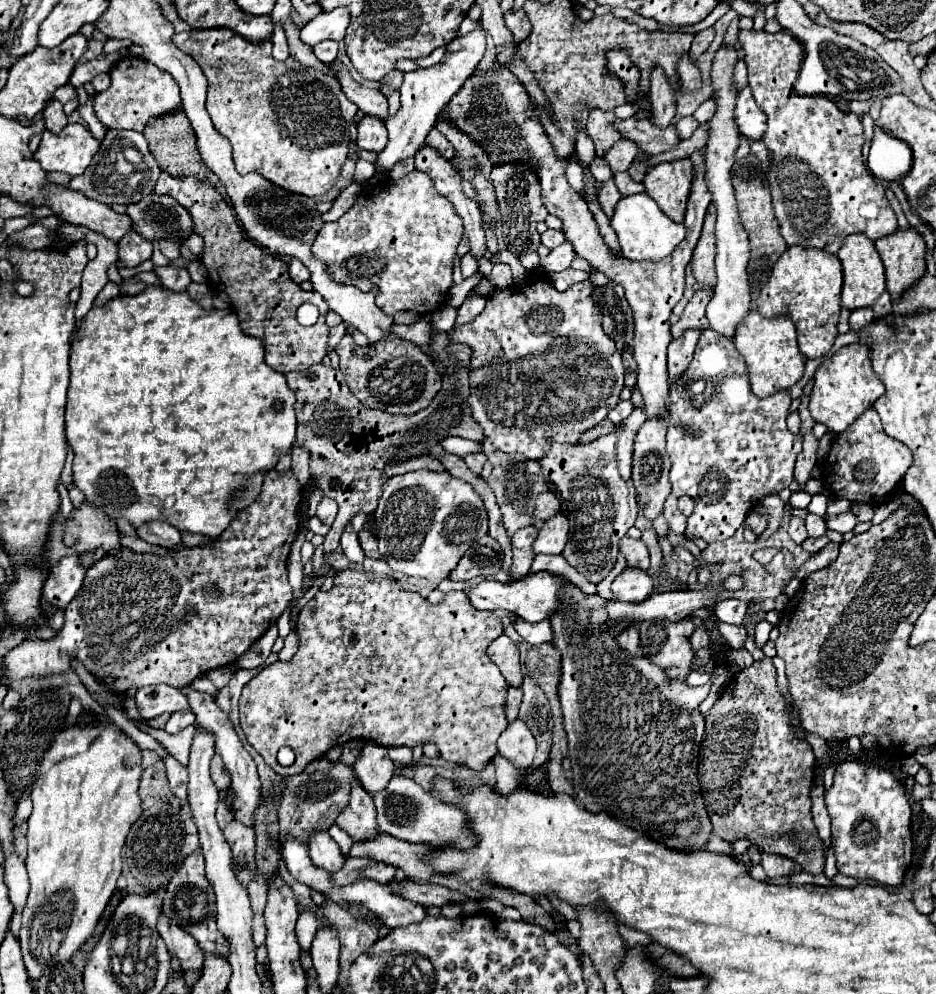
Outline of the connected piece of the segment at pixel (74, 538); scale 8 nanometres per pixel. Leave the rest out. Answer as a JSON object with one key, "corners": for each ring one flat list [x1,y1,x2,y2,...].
{"corners":[[83,504,81,508,73,510,71,518,67,520,63,540,79,554,95,552,97,548,103,548,105,554,123,550,117,534,117,524,105,518,105,512,93,508,91,504]]}

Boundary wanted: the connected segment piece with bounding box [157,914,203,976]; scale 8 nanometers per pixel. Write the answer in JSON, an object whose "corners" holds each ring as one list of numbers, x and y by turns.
{"corners":[[163,914,157,922,157,930,159,930,163,942,167,944,169,954,179,960,179,964,181,964,179,972,183,976,189,972,201,972,203,970,203,950,199,948,197,940,193,940,193,936,189,936,181,928,177,928,177,924,173,924]]}

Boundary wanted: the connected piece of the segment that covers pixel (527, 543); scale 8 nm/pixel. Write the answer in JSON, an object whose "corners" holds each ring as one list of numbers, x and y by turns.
{"corners":[[525,526,519,532,515,532,511,544,513,544,513,566,511,566,511,578,519,580,527,576,531,562,535,558,531,544,537,538,537,528,535,526]]}

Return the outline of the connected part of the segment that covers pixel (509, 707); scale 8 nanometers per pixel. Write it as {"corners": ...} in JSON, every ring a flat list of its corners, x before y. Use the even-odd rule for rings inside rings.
{"corners":[[509,686,507,688,507,696,505,696,505,714,507,714,509,722,513,722,517,718,519,704,521,704,521,690]]}

